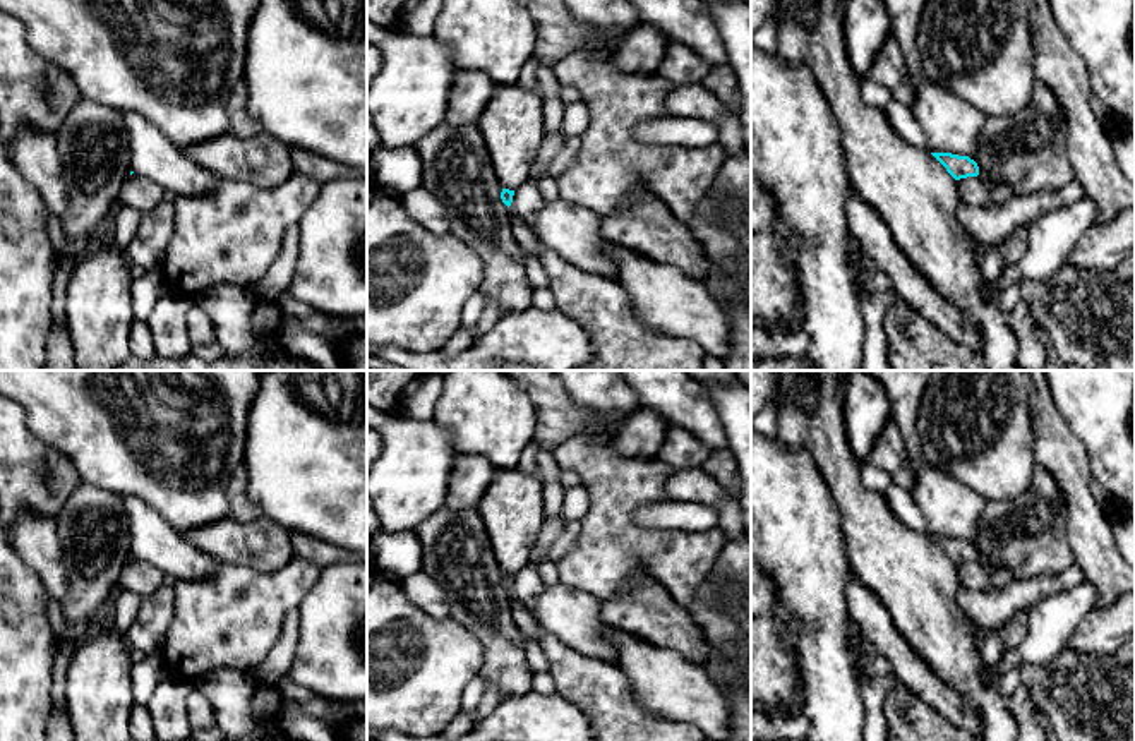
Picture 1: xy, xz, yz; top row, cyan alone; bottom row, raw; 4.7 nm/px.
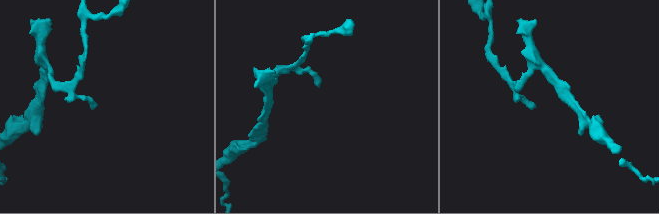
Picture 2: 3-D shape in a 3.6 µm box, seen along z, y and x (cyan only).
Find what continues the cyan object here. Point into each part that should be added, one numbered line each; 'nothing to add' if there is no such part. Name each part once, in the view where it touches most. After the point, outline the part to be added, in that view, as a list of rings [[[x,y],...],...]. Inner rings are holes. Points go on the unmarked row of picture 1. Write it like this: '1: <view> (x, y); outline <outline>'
nothing to add

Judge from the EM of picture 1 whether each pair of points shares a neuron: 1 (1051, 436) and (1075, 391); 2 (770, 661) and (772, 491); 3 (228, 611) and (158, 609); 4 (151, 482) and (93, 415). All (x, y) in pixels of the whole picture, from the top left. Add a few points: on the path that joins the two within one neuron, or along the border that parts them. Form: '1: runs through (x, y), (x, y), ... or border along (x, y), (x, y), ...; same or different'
1: border along (1048, 388), (1053, 405), (1084, 450); different
2: border along (768, 577), (775, 592), (774, 620); different
3: border along (174, 589), (174, 618), (162, 647); different
4: runs through (143, 465), (110, 433); same

